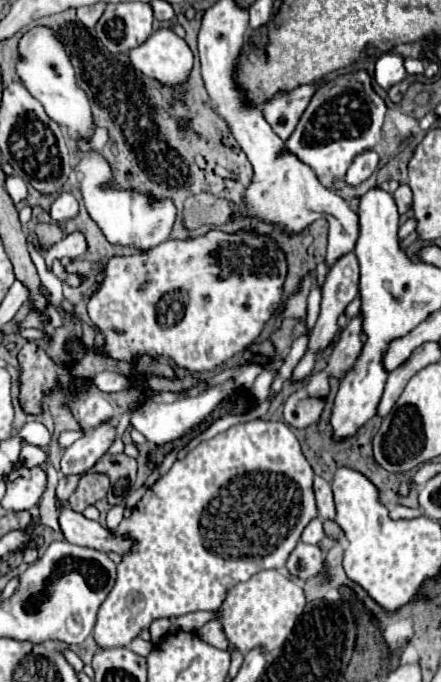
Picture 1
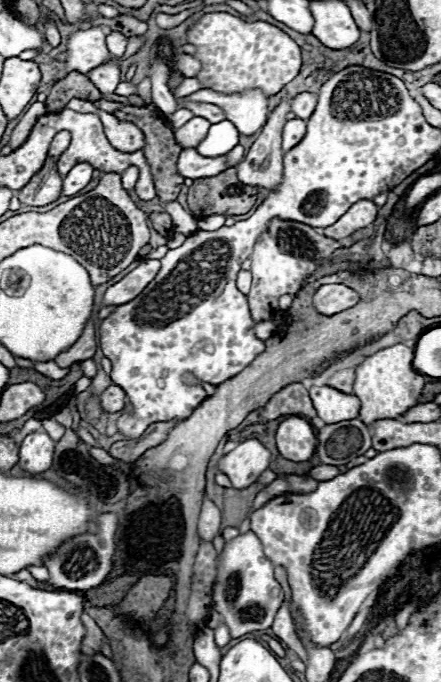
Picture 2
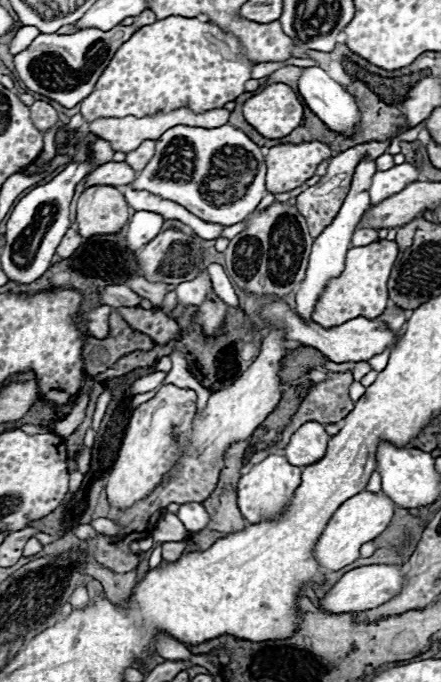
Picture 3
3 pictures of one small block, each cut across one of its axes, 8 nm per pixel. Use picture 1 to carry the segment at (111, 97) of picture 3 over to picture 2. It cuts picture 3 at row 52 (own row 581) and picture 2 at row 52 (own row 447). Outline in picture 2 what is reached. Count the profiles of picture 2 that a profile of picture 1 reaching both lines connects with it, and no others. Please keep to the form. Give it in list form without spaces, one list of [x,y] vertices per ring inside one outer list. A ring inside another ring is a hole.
[[[224,12],[204,14],[198,24],[188,30],[188,42],[198,48],[194,58],[202,62],[202,70],[196,78],[224,94],[260,88],[266,96],[272,96],[280,92],[302,66],[300,46],[286,32],[268,22],[246,22]]]

